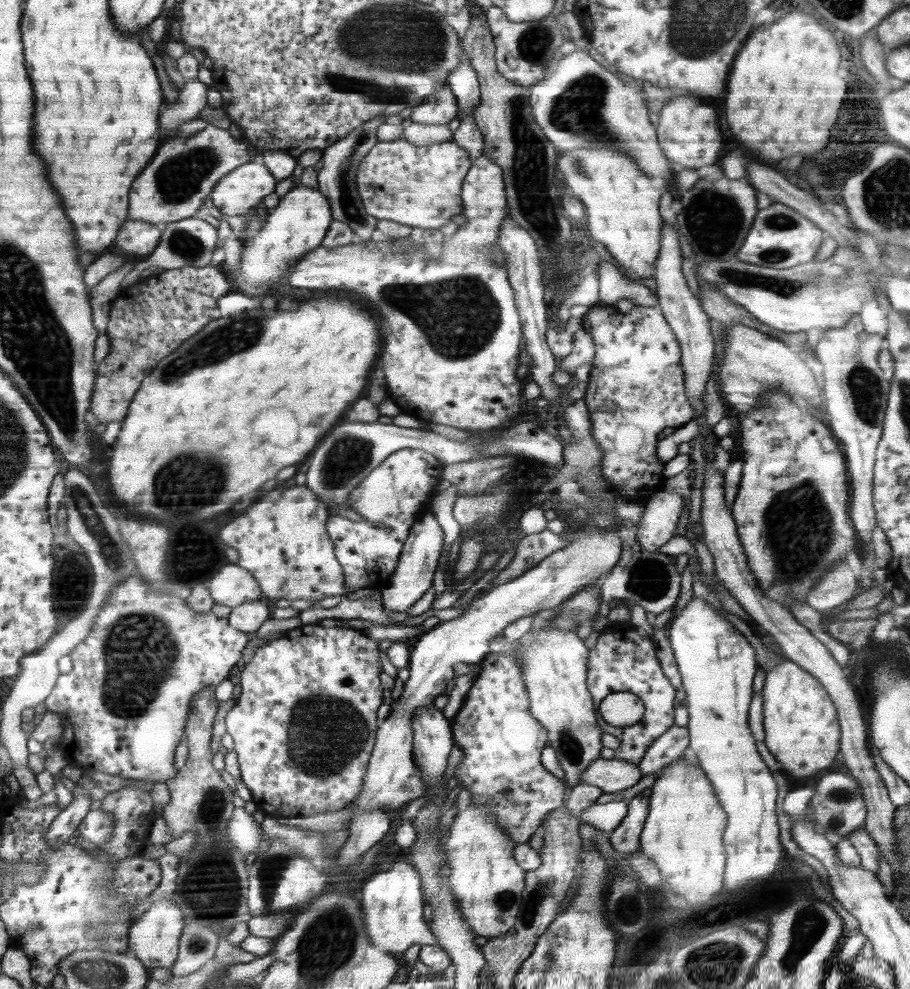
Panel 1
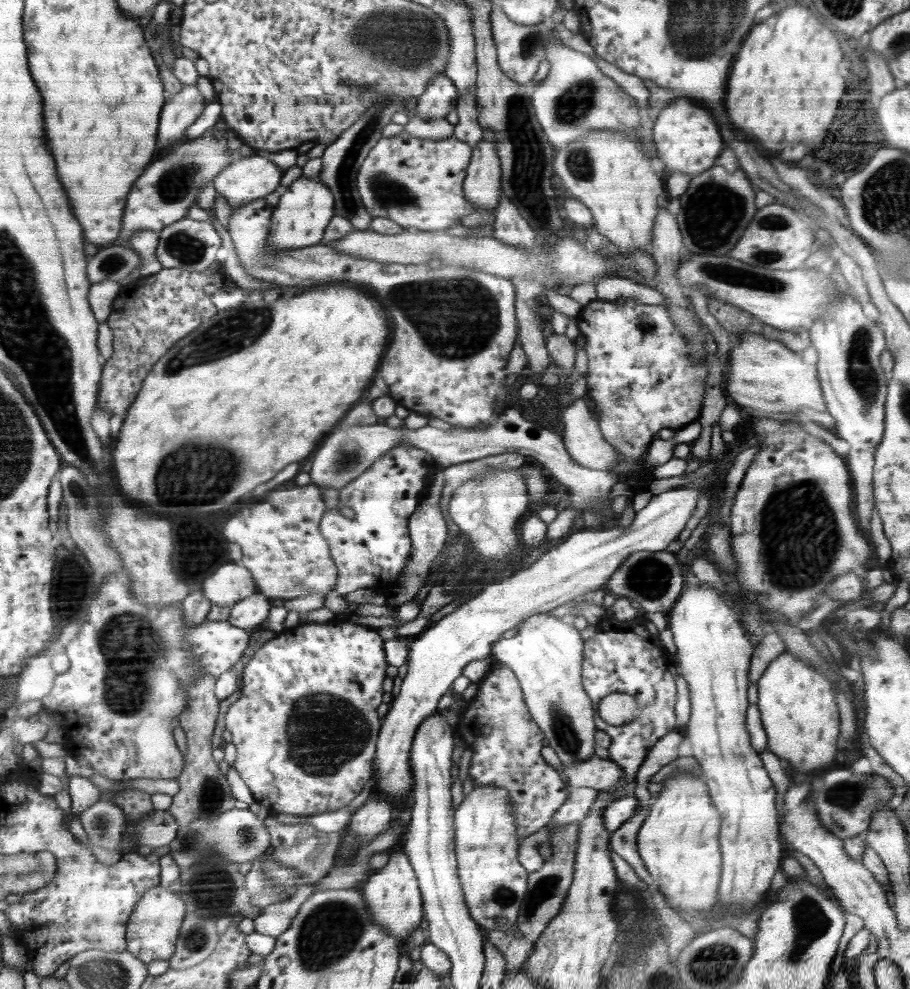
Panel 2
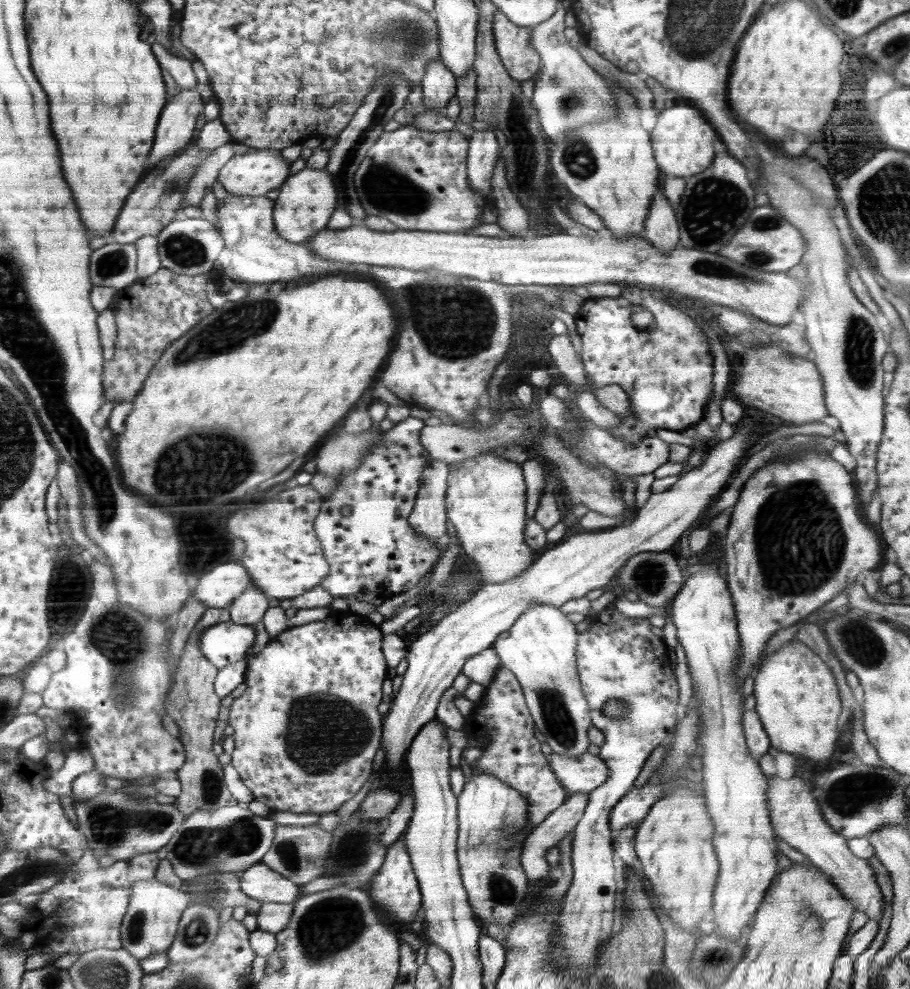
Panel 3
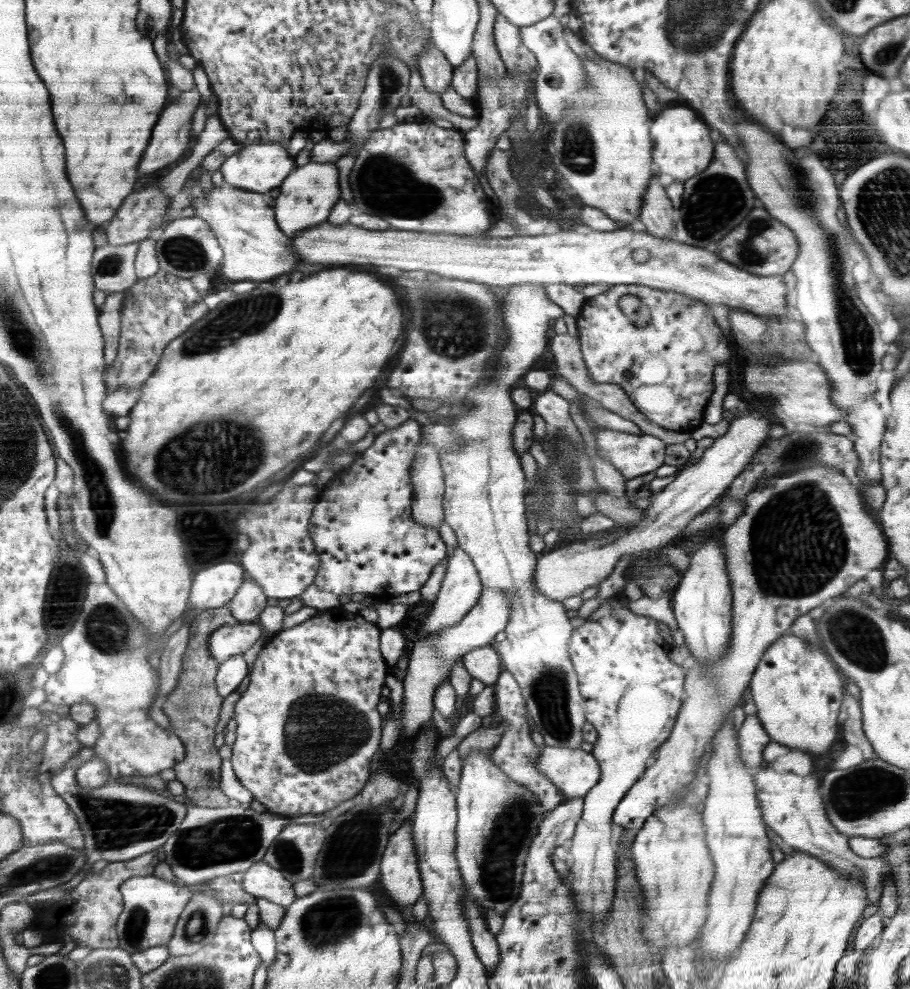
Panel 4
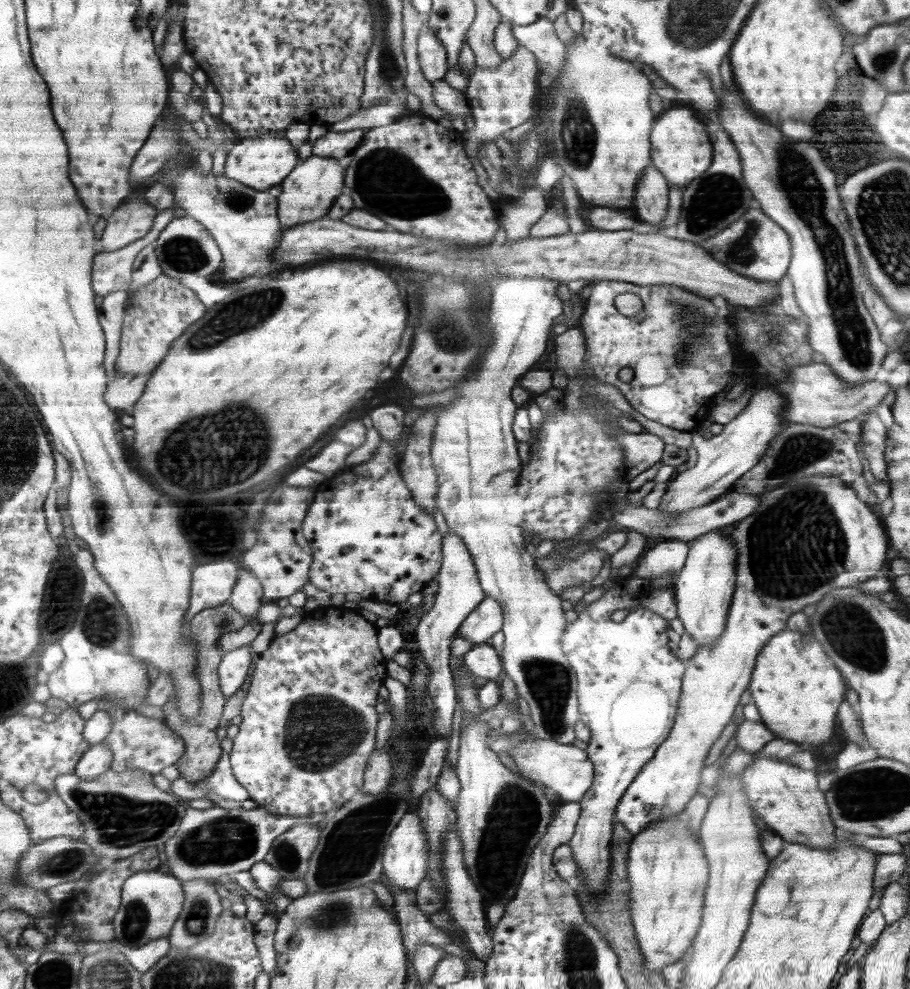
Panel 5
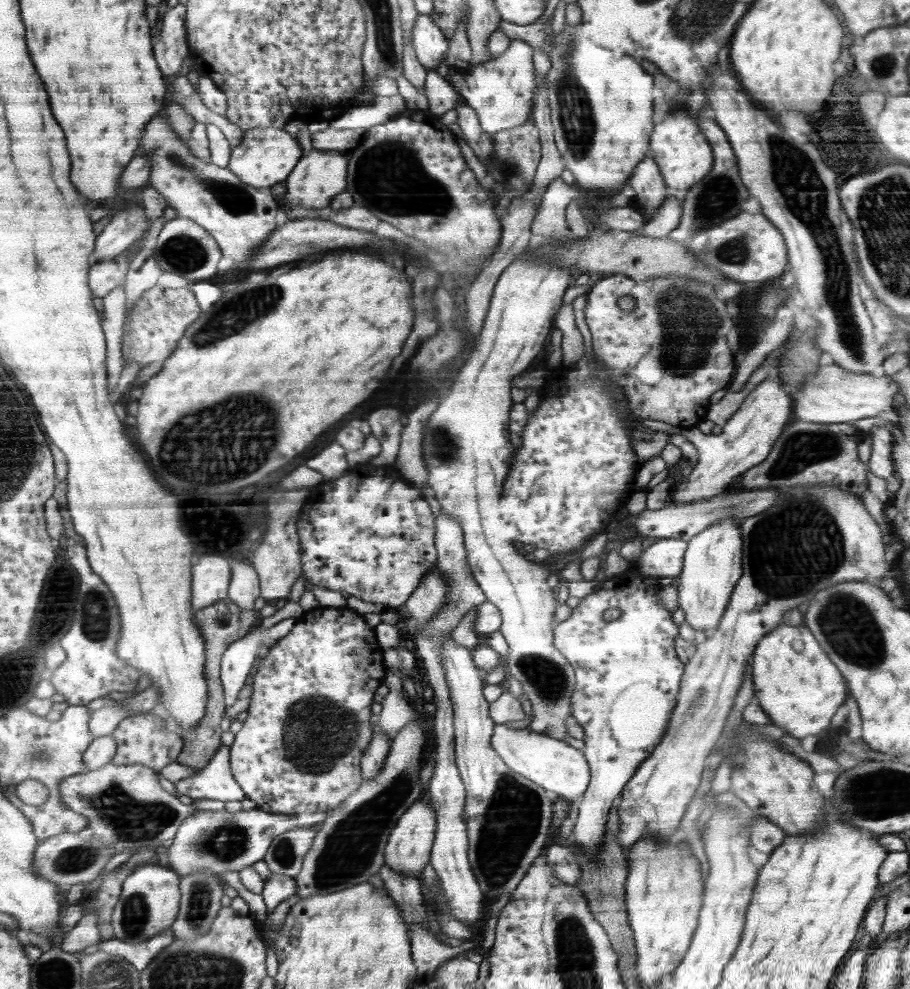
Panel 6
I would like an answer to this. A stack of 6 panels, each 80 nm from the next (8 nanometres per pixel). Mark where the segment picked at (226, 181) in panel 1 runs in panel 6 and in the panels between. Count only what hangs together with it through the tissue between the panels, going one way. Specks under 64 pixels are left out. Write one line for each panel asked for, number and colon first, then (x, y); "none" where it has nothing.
2: (250, 178)
3: (259, 171)
4: (262, 166)
5: (260, 163)
6: (266, 156)

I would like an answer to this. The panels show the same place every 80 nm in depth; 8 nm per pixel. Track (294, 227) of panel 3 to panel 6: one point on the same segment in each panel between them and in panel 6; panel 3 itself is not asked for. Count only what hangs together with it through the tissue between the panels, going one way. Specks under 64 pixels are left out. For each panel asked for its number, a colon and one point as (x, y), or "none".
4: (309, 194)
5: (316, 182)
6: (320, 177)

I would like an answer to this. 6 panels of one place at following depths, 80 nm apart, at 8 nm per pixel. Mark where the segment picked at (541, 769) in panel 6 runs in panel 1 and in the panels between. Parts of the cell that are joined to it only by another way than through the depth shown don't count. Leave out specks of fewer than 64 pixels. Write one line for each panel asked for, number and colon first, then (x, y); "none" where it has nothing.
1: (610, 775)
2: (599, 774)
3: (580, 775)
4: (575, 772)
5: (566, 769)

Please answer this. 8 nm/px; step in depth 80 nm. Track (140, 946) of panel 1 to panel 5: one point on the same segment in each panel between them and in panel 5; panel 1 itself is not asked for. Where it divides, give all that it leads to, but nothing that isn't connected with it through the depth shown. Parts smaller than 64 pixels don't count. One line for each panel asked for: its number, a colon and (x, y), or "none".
2: (153, 928)
3: (149, 925)
4: (151, 906)
5: (150, 902)

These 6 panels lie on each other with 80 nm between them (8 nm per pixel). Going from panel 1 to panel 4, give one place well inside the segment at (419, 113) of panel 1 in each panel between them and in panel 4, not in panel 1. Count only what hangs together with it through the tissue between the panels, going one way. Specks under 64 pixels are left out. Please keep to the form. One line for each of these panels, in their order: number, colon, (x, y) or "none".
2: (440, 98)
3: (439, 85)
4: (436, 71)

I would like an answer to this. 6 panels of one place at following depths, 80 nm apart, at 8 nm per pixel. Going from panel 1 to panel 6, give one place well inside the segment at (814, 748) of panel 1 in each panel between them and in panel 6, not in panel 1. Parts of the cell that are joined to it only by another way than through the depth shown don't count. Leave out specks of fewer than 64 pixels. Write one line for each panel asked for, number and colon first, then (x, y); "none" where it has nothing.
2: (797, 704)
3: (797, 701)
4: (797, 692)
5: (797, 689)
6: (796, 685)

